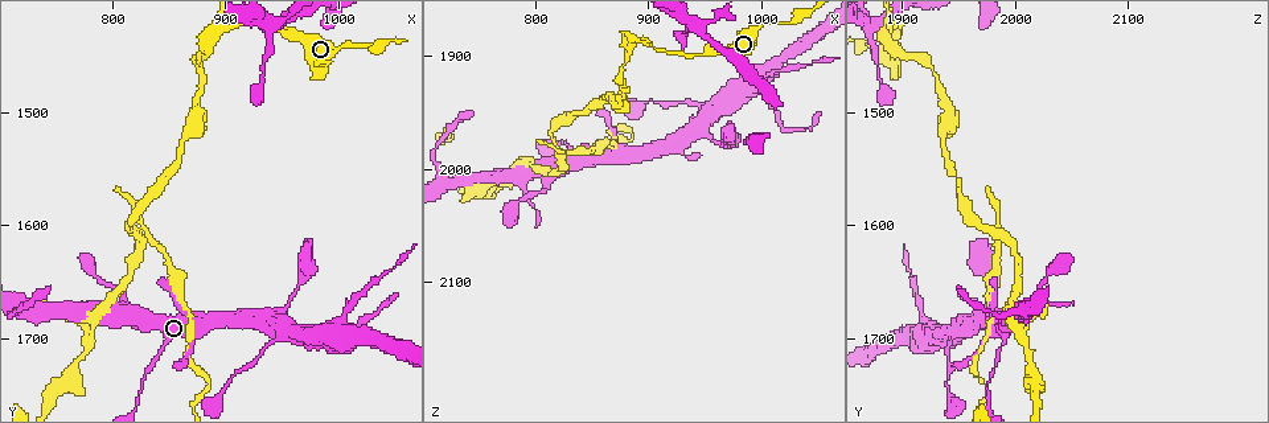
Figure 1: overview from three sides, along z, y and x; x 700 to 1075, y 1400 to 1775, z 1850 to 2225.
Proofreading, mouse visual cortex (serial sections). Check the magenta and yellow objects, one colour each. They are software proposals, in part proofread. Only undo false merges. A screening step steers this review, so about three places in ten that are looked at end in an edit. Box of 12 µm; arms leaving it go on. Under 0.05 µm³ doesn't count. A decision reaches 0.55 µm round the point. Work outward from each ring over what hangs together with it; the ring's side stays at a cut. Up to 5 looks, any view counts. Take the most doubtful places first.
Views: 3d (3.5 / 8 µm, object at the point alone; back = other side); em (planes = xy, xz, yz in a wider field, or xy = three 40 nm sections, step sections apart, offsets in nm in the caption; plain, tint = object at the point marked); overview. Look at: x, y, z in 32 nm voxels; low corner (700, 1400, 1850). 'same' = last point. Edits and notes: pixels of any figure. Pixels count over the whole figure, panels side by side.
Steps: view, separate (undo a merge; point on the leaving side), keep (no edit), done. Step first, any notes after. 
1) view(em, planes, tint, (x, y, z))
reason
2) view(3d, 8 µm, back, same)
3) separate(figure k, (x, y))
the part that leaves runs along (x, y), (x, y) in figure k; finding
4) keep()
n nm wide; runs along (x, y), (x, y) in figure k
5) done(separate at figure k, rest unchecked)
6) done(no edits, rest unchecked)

view(3d, 3.5 µm, (900, 1426, 1888))
arms part here

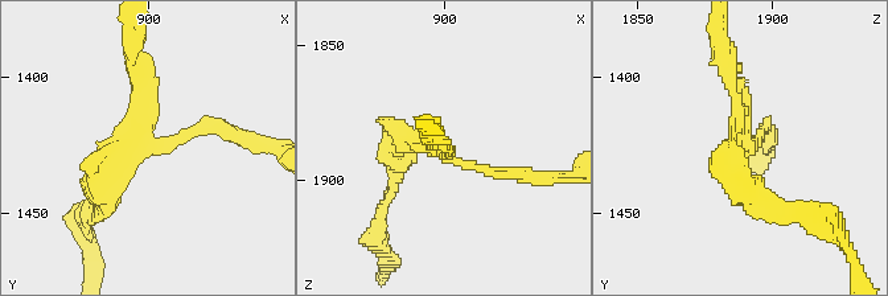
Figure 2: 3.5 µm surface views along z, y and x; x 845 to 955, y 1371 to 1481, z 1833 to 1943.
view(em, xy, step 3, tint, (901, 1426, 1890))
3 arms; arms of 150, 150, 350 nm; shape alone is not enough

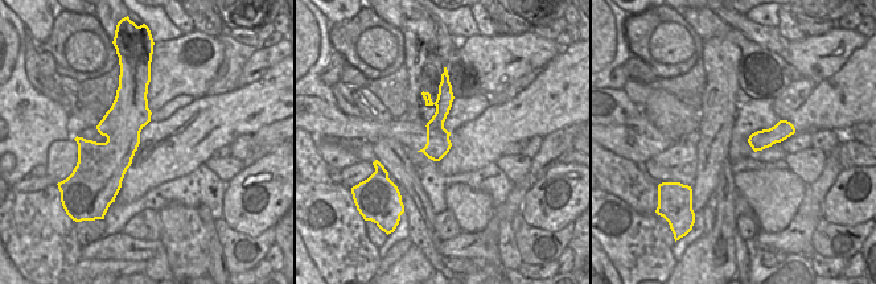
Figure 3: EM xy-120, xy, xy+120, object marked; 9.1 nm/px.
view(em, xy, step 5, tint, same)
another direction

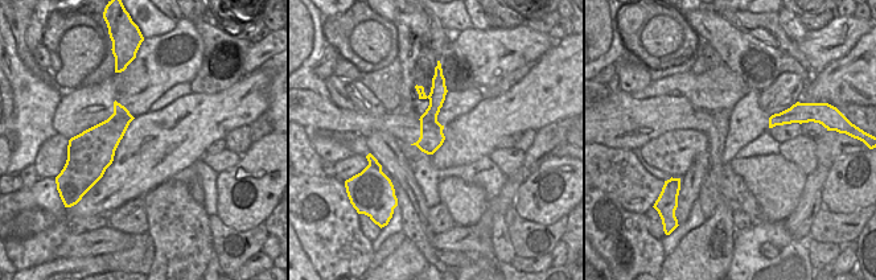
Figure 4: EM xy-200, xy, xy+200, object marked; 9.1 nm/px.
separate(figure 2, (144, 90))
the part that leaves runs along (140, 144), (87, 213) in figure 2; two cells meet here

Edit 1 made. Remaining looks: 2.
view(overview)

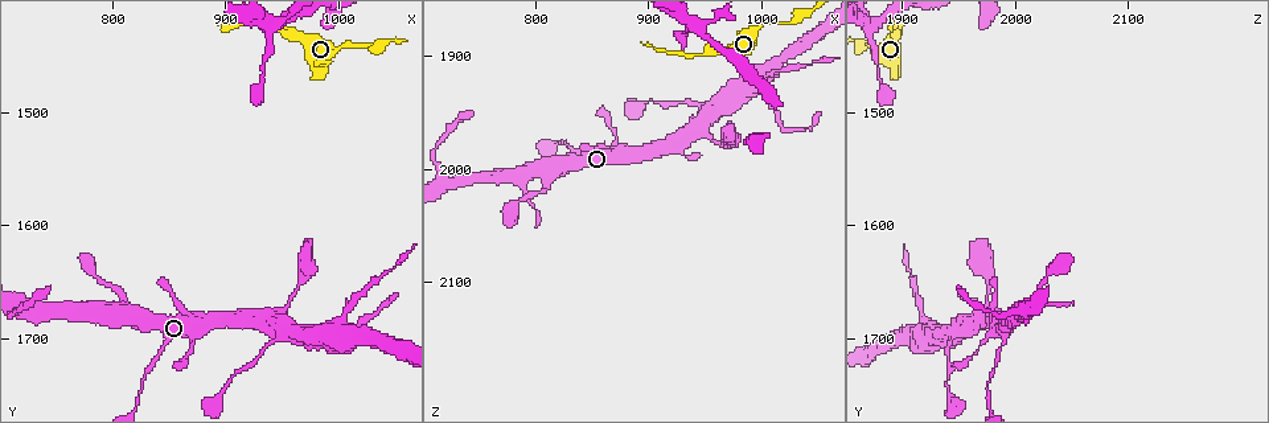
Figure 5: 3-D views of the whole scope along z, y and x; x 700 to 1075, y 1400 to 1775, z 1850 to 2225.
view(3d, 3.5 µm, (946, 1700, 1948))
thick turns thin

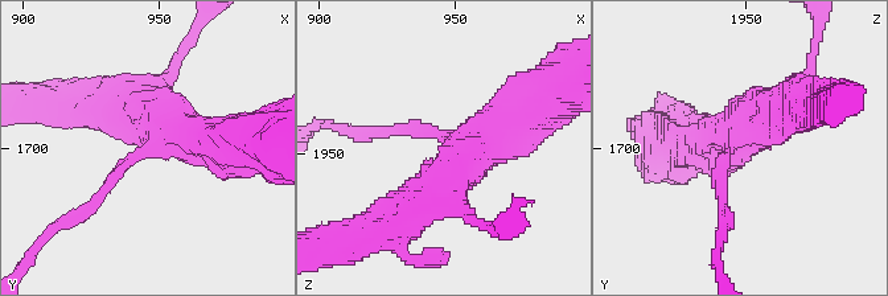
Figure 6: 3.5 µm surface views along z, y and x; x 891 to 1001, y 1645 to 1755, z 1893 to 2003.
keep()
3 arms; runs along (401, 216), (535, 103) in figure 6; all the same cell

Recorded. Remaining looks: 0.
done(separate at figure 2, rest unchecked)

